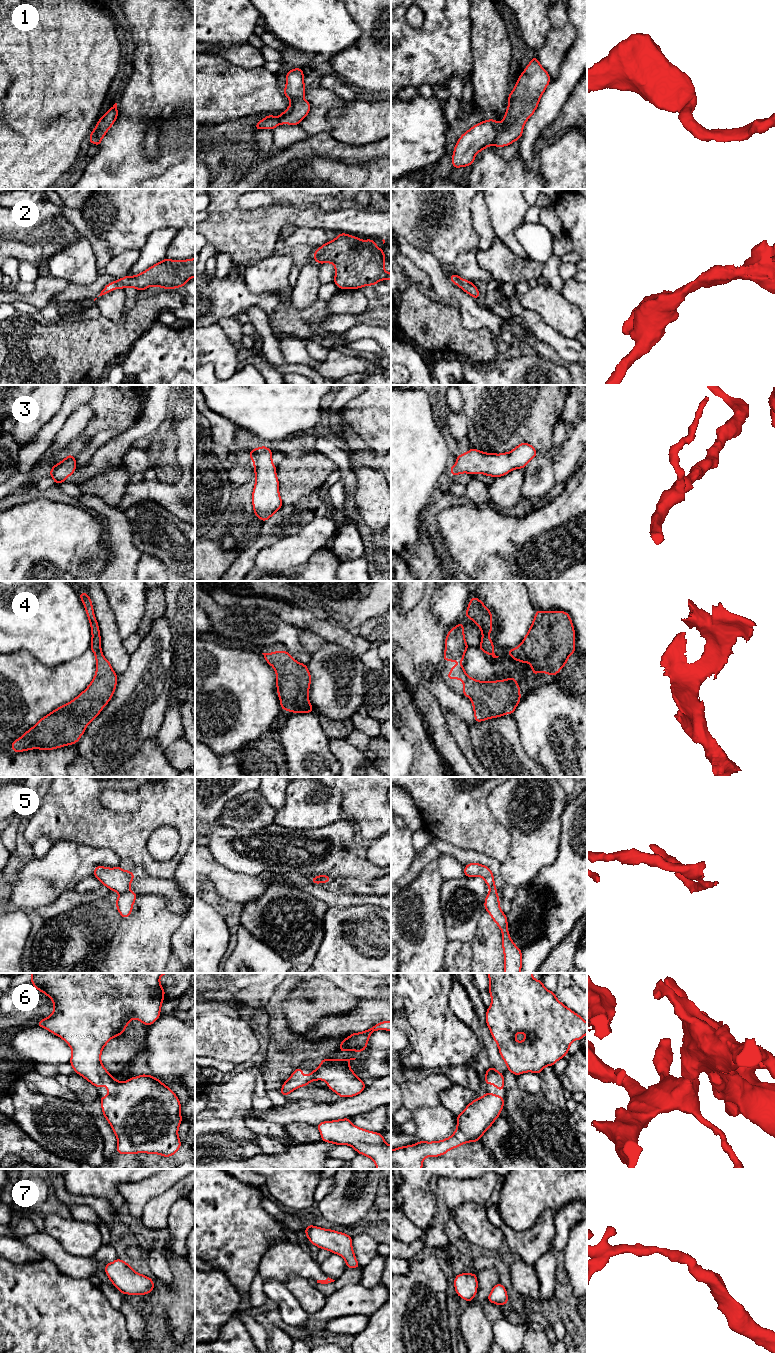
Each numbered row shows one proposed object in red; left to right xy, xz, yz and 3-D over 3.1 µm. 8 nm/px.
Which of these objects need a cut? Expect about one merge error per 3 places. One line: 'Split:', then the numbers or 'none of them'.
Split: 5

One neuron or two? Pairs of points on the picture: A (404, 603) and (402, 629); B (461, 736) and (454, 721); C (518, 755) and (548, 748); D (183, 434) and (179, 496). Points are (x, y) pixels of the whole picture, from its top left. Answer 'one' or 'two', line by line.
A: two
B: one
C: two
D: one

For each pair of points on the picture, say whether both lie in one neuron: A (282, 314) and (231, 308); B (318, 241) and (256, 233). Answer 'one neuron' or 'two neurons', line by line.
A: one neuron
B: two neurons

